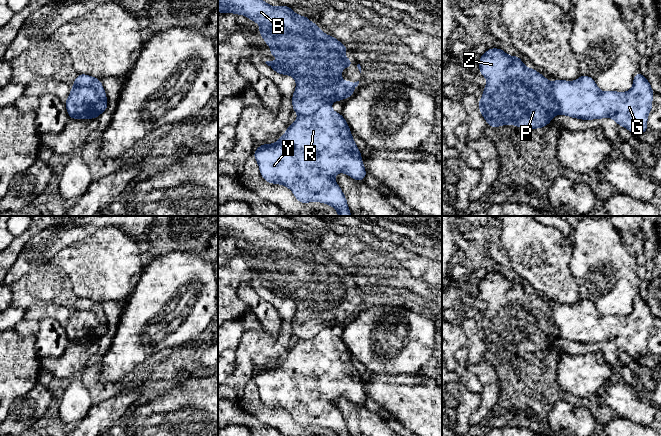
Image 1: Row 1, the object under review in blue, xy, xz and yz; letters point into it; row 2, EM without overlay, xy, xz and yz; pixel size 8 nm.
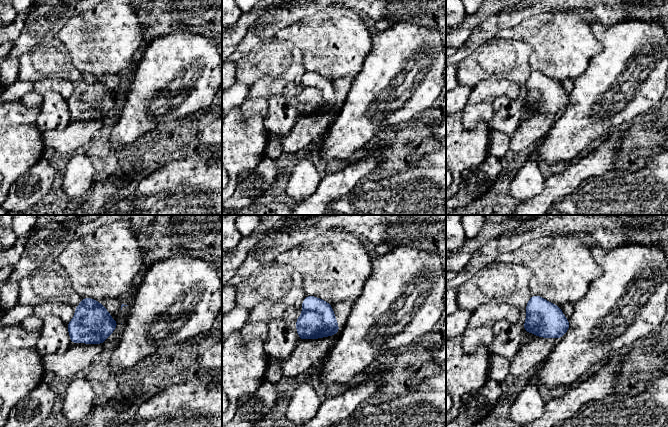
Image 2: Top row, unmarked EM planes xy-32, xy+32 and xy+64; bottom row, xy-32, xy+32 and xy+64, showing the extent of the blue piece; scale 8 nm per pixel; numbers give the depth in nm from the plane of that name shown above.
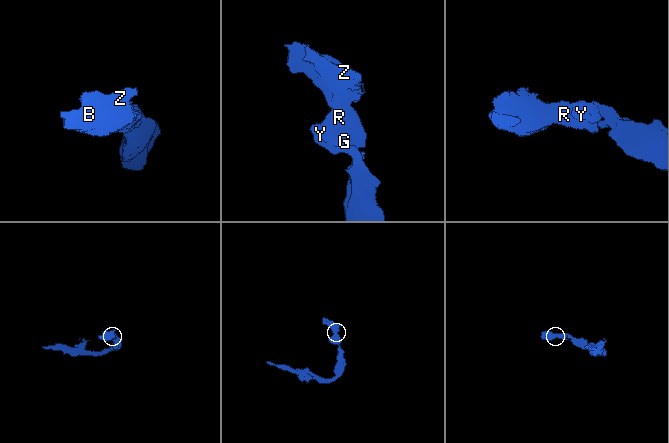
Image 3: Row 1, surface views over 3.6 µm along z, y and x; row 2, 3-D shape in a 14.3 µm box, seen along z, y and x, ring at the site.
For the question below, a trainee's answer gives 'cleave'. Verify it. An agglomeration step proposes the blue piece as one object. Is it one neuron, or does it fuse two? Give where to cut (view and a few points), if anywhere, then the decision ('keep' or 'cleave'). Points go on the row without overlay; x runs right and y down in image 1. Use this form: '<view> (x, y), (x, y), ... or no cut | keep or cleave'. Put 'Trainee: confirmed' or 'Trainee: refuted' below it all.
xy (73, 307), (92, 311), (100, 323), (106, 324) | cleave
Trainee: confirmed

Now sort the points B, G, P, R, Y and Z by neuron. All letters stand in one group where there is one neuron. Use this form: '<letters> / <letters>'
B P Z / G R Y

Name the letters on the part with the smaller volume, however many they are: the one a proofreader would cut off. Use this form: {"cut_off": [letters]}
{"cut_off": ["B", "P", "Z"]}

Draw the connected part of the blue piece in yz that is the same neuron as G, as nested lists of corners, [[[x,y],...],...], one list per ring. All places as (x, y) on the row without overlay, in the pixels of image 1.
[[[639,295],[633,302],[632,312],[627,316],[603,316],[598,312],[595,304],[586,299],[580,299],[574,305],[555,303],[552,309],[559,338],[581,344],[612,342],[619,350],[626,352],[633,358],[648,355],[647,344],[648,338],[653,332],[654,315],[647,302]]]

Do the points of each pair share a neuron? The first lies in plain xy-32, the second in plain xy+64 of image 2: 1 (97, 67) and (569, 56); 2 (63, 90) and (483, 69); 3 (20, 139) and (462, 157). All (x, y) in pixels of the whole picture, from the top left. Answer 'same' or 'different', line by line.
1: same
2: different
3: same

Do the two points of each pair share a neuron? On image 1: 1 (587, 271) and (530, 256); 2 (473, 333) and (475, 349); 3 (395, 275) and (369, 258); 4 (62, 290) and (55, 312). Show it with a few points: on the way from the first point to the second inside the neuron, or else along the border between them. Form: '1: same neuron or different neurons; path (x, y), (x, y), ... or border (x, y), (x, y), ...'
1: different neurons; border (571, 243), (572, 255), (569, 270), (578, 288)
2: same neuron; path (473, 337), (475, 345)
3: same neuron; path (389, 272), (375, 264)
4: different neurons; border (34, 304), (49, 302), (60, 304), (69, 309)

